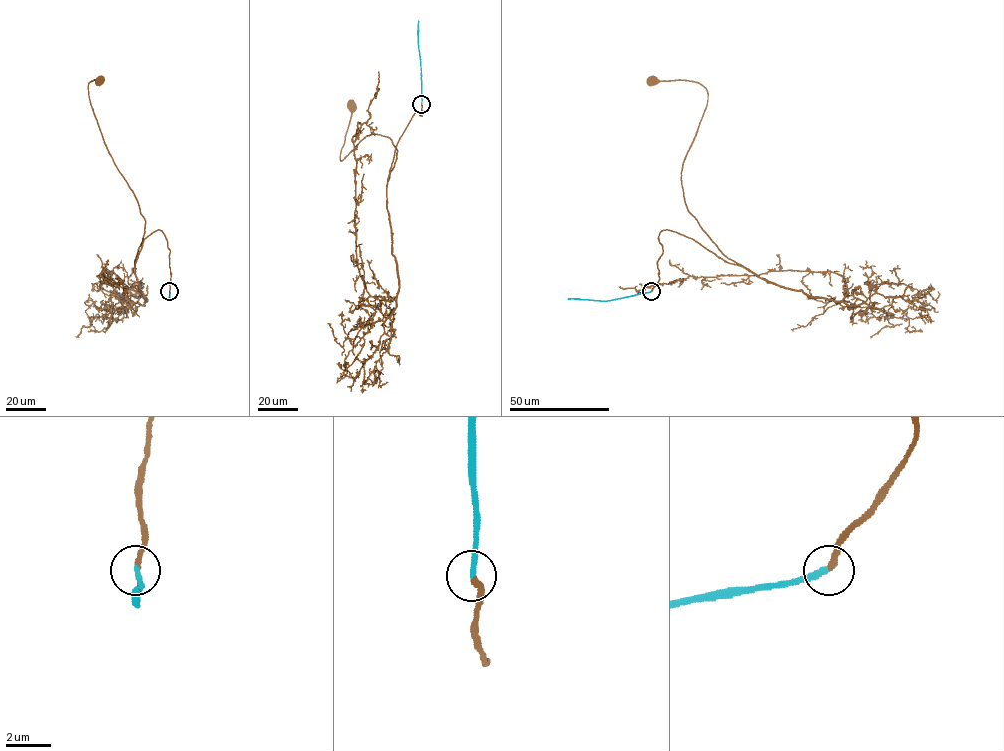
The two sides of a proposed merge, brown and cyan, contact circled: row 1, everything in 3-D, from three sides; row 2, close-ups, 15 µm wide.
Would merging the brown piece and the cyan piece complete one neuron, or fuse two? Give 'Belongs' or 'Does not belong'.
Belongs

